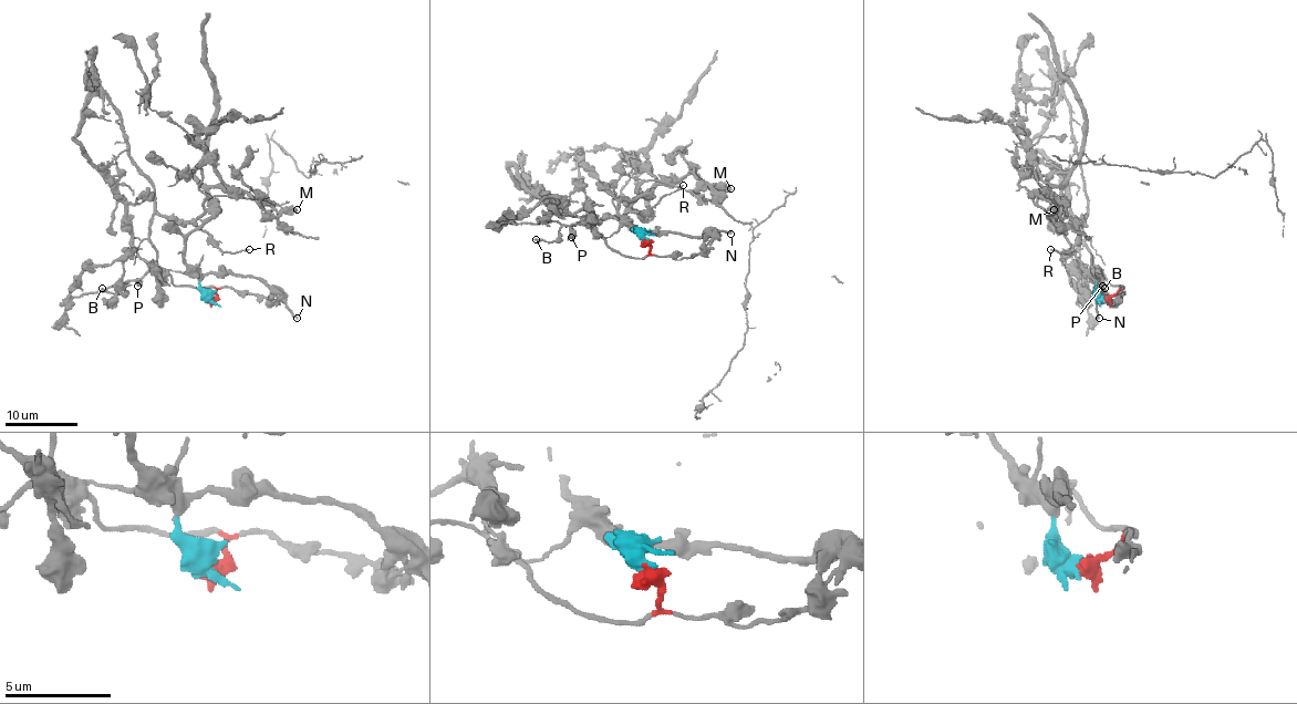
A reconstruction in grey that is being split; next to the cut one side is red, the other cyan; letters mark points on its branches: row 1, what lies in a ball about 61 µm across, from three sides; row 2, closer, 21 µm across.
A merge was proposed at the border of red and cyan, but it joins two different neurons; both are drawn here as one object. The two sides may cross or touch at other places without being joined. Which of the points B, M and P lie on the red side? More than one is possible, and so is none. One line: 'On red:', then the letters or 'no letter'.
On red: B, P

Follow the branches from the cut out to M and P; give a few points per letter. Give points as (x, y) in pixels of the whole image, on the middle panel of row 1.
M: (644, 239), (619, 216), (619, 203), (650, 194), (659, 185), (678, 183), (689, 174), (713, 190), (732, 188)
P: (646, 239), (650, 248), (644, 257), (625, 257), (610, 248), (590, 228), (571, 225), (571, 237)

